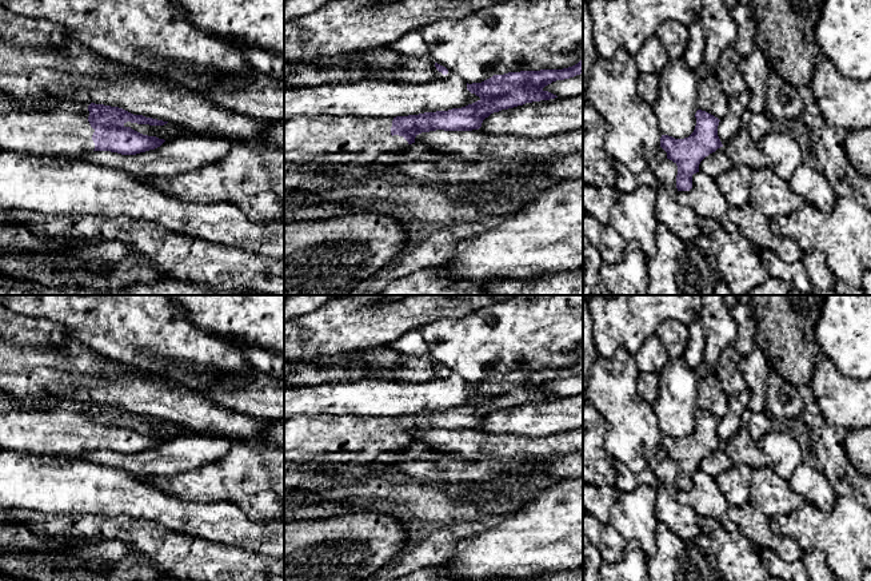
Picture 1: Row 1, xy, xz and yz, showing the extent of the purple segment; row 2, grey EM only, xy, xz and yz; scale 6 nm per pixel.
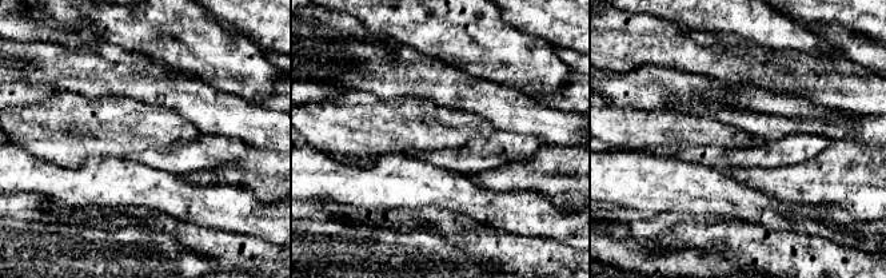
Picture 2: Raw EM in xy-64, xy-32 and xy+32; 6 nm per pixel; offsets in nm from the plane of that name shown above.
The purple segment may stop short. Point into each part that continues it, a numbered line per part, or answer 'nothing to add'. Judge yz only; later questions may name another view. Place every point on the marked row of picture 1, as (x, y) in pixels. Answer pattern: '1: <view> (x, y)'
nothing to add

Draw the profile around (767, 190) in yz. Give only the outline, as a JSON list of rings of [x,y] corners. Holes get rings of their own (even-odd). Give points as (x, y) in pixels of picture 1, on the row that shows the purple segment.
[[[768,166],[752,171],[750,203],[759,206],[771,219],[798,210],[806,200],[794,194],[788,182],[780,179]]]

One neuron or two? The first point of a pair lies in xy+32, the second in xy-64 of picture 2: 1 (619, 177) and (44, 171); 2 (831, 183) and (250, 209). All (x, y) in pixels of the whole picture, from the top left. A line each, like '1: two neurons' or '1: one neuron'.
1: one neuron
2: two neurons

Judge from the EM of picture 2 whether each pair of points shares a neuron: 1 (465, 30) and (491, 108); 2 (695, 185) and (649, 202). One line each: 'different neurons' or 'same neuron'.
1: different neurons
2: same neuron

